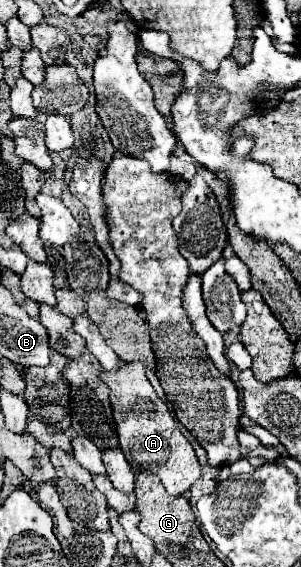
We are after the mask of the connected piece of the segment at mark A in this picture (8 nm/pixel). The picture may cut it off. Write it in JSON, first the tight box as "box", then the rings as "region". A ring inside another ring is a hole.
{"box":[100,364,200,496],"region":[[[122,364],[118,372],[102,372],[100,376],[110,386],[110,402],[118,428],[120,448],[126,460],[136,470],[148,470],[156,474],[170,496],[182,496],[200,478],[200,464],[192,450],[192,444],[180,432],[178,420],[164,400],[158,398],[150,380],[146,378],[144,364]]]}

